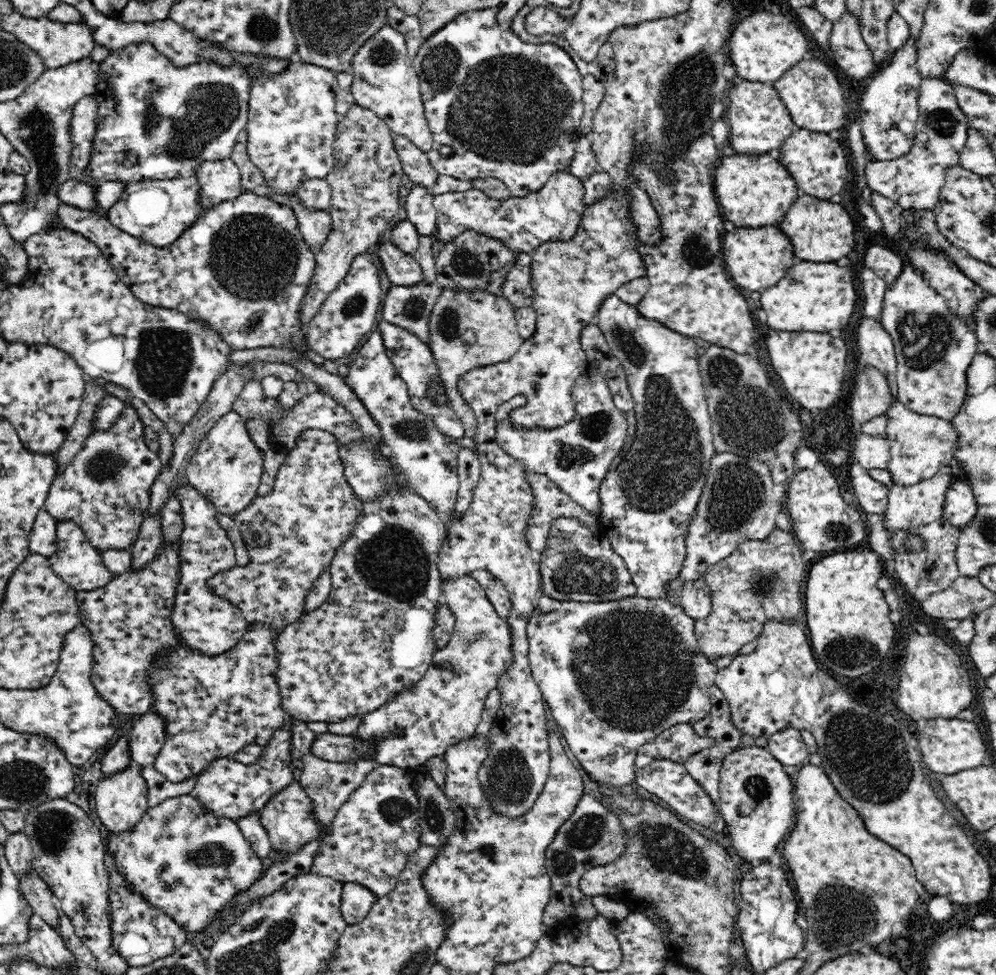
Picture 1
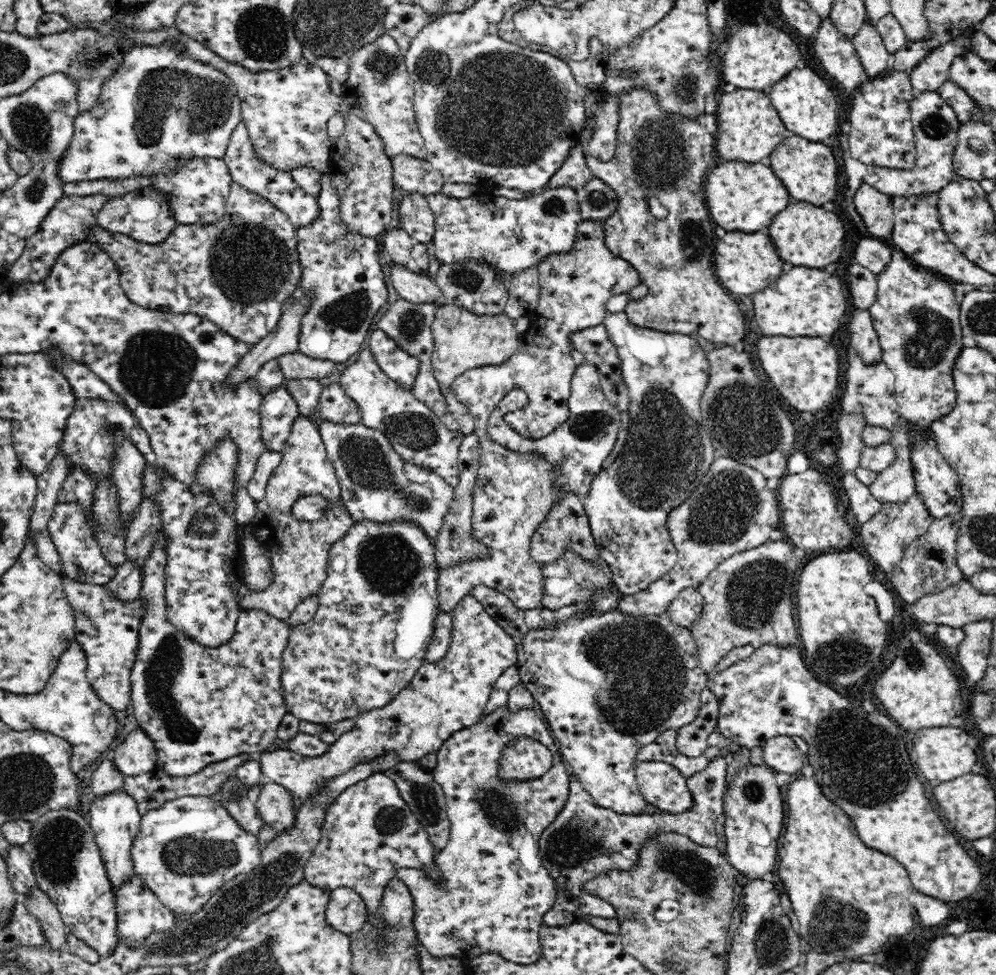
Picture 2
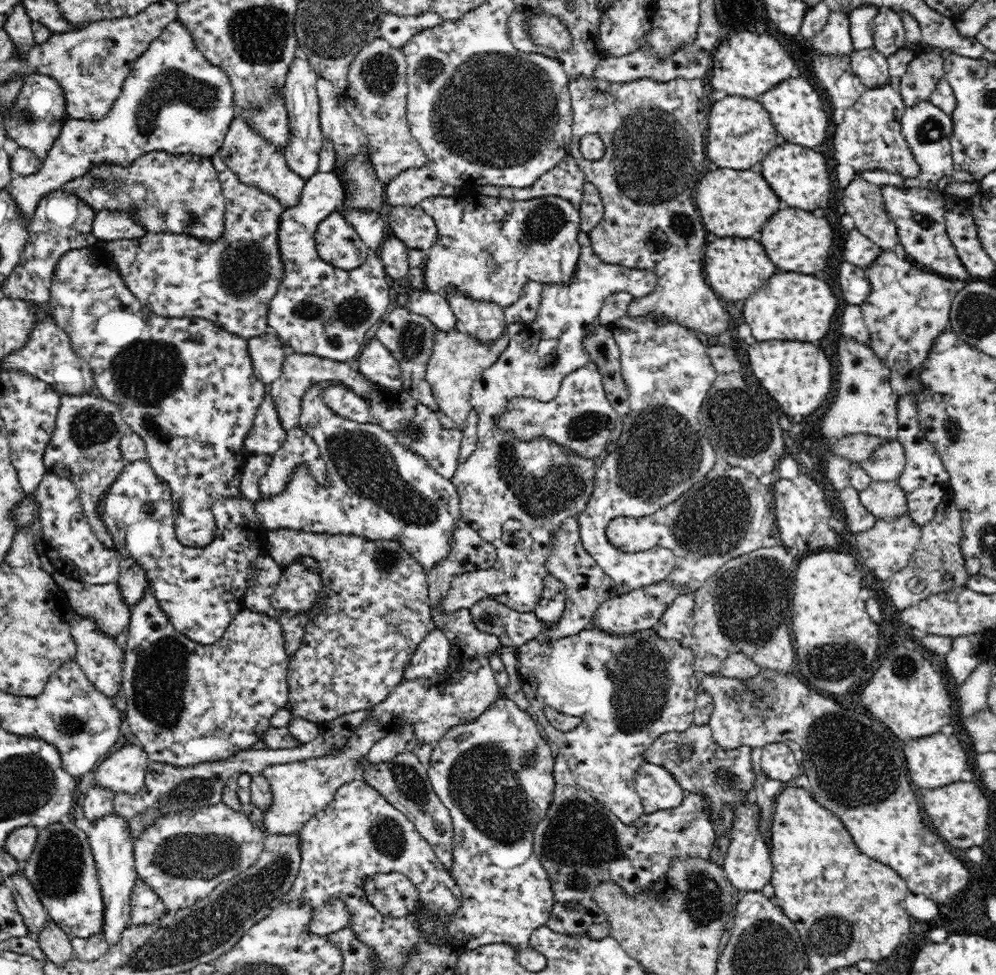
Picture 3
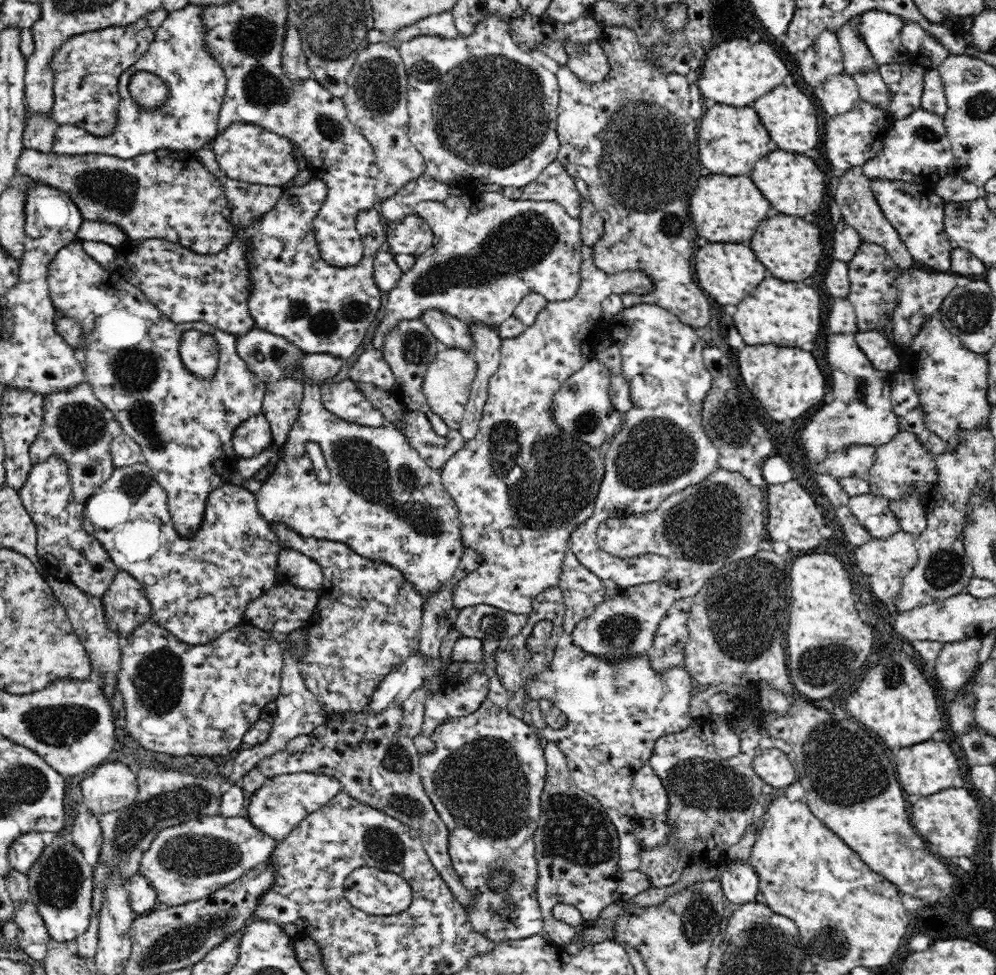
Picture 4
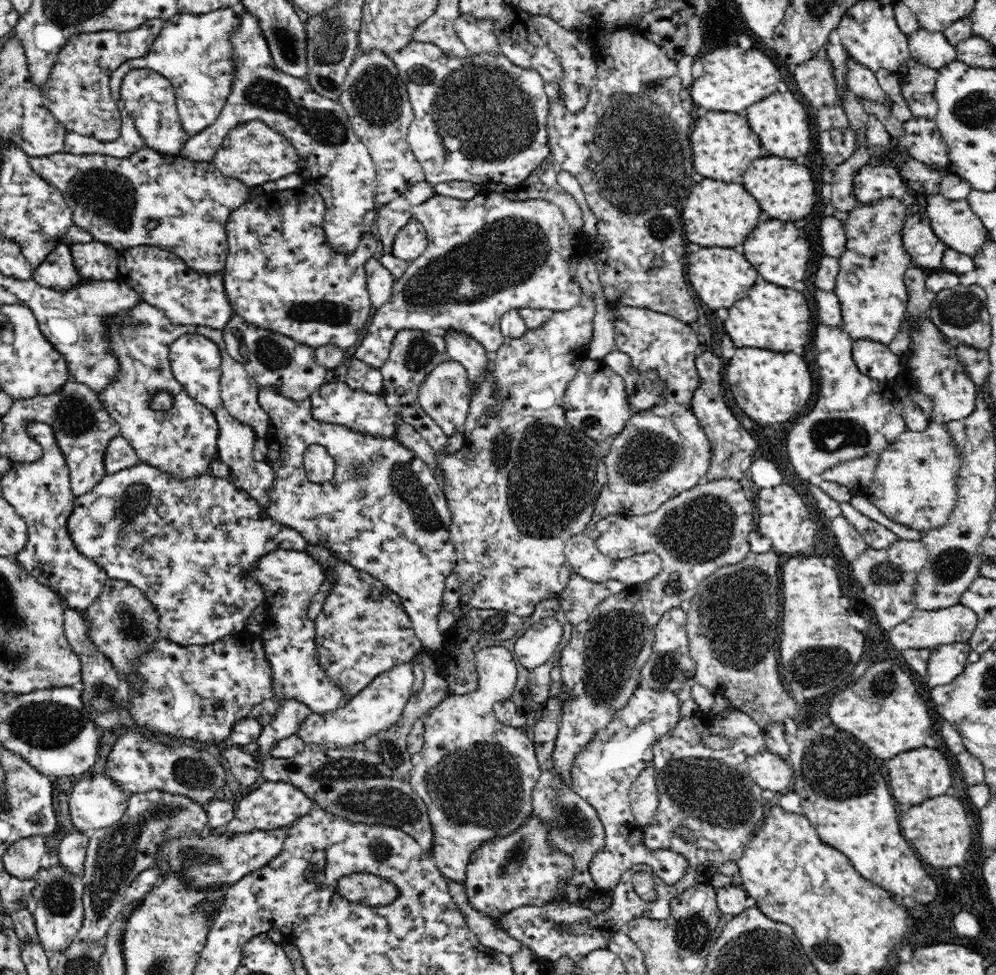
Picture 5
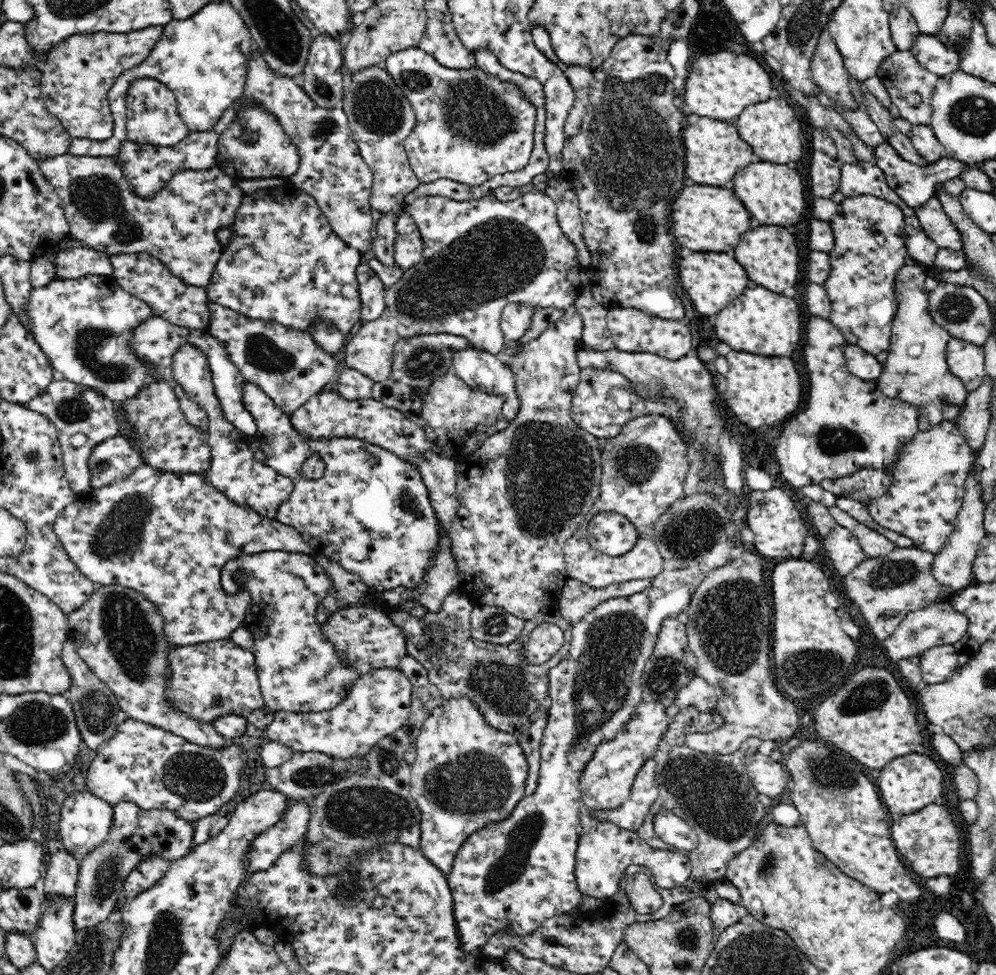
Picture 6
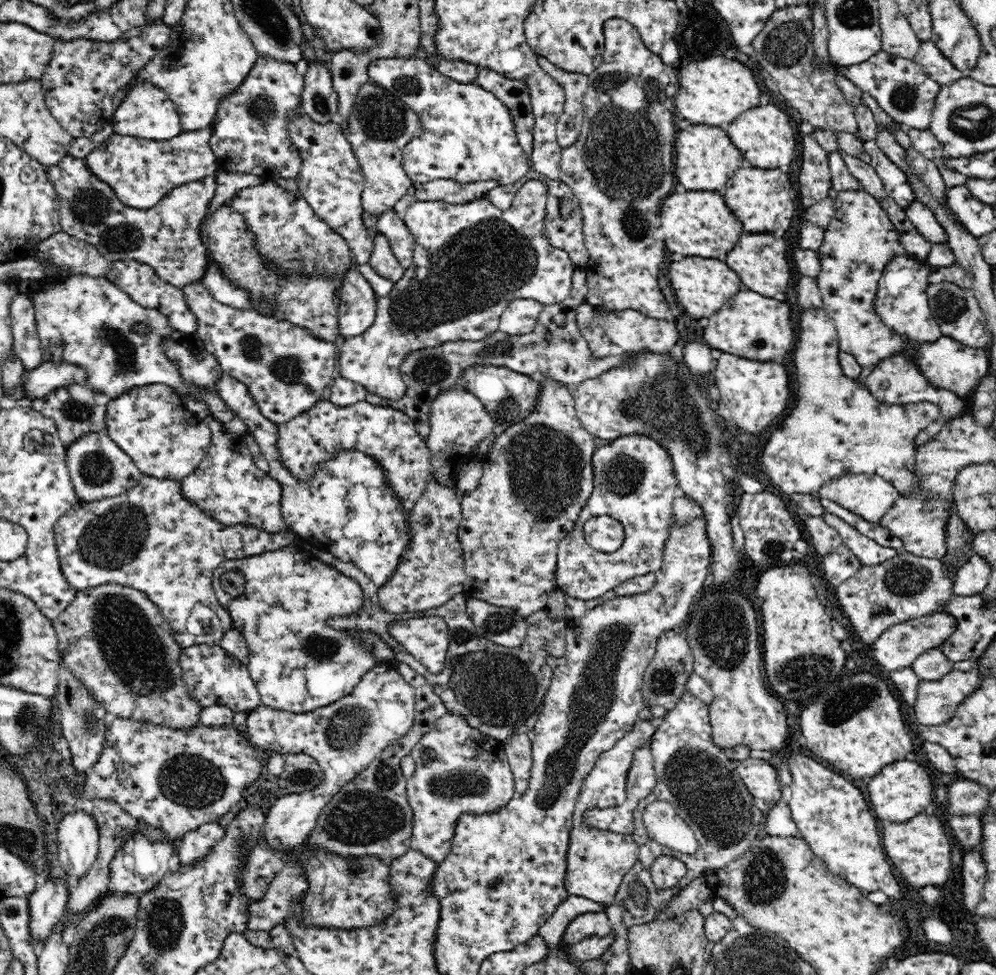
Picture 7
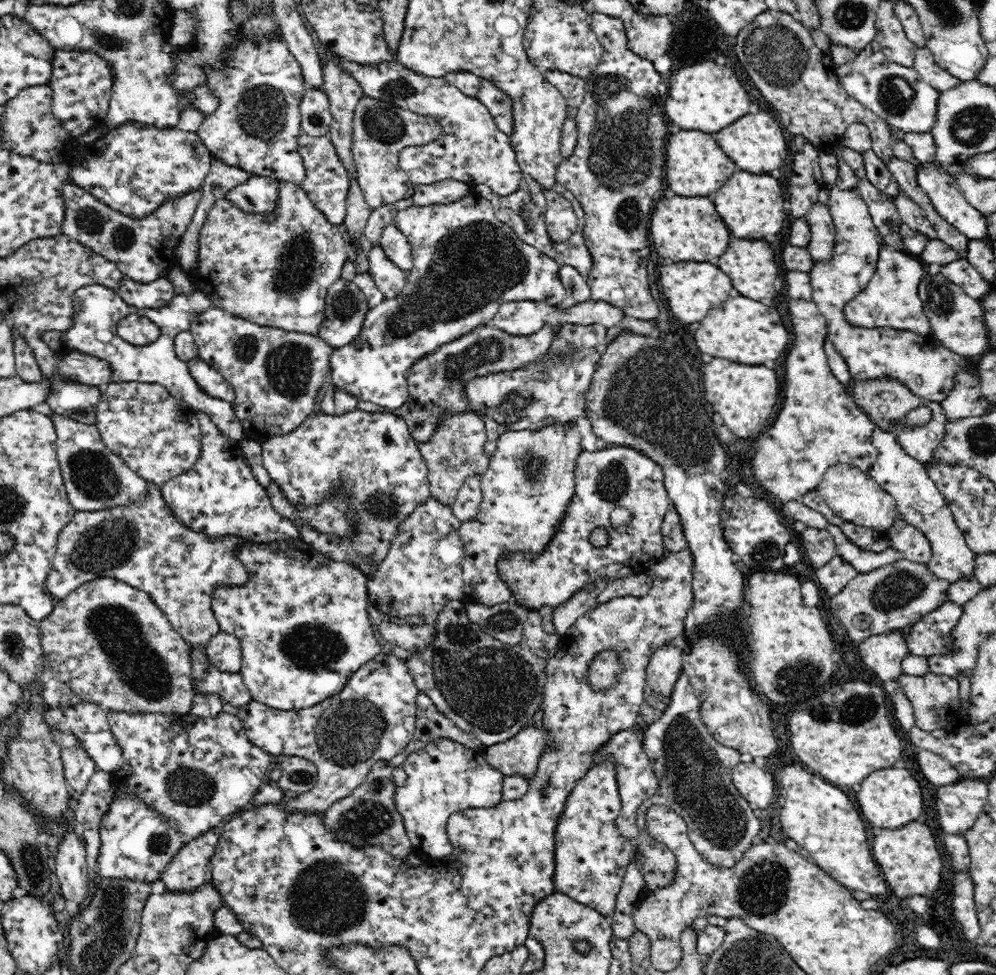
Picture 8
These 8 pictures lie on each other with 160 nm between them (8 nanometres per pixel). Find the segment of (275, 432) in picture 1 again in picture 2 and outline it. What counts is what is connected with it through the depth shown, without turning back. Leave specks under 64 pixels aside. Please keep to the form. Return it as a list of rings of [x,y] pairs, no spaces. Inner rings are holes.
[[[332,383],[322,389],[317,408],[309,414],[313,422],[332,422],[344,425],[357,425],[362,420],[358,403],[349,398],[340,383]]]

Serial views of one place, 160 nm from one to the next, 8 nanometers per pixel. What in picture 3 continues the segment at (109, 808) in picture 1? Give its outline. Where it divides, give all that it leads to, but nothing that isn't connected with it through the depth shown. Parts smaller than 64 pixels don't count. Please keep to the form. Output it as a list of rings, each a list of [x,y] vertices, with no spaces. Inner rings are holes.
[[[110,812],[94,822],[86,822],[84,818],[80,818],[76,820],[76,824],[84,828],[88,842],[91,844],[91,853],[97,866],[103,893],[105,923],[102,937],[110,947],[116,944],[120,940],[120,934],[130,927],[130,896],[137,878],[133,855],[134,841],[131,840],[130,833],[127,831],[127,822],[115,812]]]

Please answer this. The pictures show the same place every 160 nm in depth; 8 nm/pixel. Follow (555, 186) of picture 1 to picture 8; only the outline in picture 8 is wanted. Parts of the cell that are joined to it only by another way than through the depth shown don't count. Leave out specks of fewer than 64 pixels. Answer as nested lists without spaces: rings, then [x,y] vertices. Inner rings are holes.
[[[474,193],[466,196],[466,198],[462,198],[456,202],[449,202],[448,204],[409,206],[395,214],[393,224],[400,229],[400,232],[404,233],[404,236],[408,237],[408,242],[412,245],[413,267],[407,273],[405,286],[401,289],[400,296],[384,298],[380,304],[374,306],[374,308],[369,308],[362,325],[361,333],[350,344],[335,348],[331,354],[333,386],[346,389],[350,394],[355,394],[359,402],[370,402],[387,409],[400,408],[409,398],[406,380],[409,368],[422,356],[434,352],[438,347],[442,347],[443,344],[458,340],[482,326],[488,326],[491,320],[494,319],[494,316],[498,314],[501,304],[510,301],[532,300],[555,306],[565,299],[567,290],[563,287],[562,280],[559,277],[559,272],[563,268],[563,265],[556,262],[555,258],[548,257],[548,254],[543,253],[535,245],[530,245],[522,240],[515,233],[515,229],[498,220],[493,211],[492,203],[479,194]]]

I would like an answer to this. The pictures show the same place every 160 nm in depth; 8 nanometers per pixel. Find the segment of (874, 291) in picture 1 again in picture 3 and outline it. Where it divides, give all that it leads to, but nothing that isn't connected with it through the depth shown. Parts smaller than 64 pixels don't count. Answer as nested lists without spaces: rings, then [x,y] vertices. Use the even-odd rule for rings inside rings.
[[[843,261],[838,272],[842,298],[848,305],[860,306],[870,294],[871,286],[865,269]]]

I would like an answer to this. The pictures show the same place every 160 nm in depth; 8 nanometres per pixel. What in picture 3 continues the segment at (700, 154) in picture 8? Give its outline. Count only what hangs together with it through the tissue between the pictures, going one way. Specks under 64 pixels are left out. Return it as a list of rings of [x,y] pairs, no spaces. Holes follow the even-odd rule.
[[[726,96],[713,102],[708,114],[707,159],[718,167],[750,169],[785,142],[776,131],[771,114],[757,98]]]

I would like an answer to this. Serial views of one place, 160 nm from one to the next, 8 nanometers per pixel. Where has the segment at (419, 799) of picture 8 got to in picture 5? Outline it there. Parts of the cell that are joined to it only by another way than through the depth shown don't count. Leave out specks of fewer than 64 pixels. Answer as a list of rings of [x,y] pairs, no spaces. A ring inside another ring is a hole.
[[[488,646],[481,648],[476,656],[478,686],[465,695],[451,694],[435,706],[424,722],[424,746],[411,756],[411,787],[425,802],[431,827],[434,829],[434,861],[444,878],[463,882],[467,879],[467,868],[472,854],[486,842],[506,838],[518,831],[530,820],[533,812],[532,791],[541,770],[532,740],[498,719],[494,703],[504,701],[515,691],[518,663],[507,648]]]

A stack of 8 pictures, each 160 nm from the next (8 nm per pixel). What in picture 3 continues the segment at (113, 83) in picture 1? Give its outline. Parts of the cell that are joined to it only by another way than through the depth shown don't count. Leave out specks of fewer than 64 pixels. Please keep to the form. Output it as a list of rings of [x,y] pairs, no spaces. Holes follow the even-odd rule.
[[[177,18],[162,35],[149,44],[146,52],[132,62],[132,69],[121,85],[120,96],[113,101],[105,116],[96,121],[68,119],[63,131],[60,132],[60,138],[56,139],[55,147],[48,152],[42,168],[30,176],[12,172],[15,179],[5,190],[10,197],[15,198],[22,213],[31,216],[44,196],[59,191],[70,180],[82,178],[90,172],[90,169],[98,166],[130,167],[142,156],[155,151],[212,158],[219,154],[232,120],[236,117],[234,89],[229,76],[221,68],[206,60],[189,34],[188,27]]]

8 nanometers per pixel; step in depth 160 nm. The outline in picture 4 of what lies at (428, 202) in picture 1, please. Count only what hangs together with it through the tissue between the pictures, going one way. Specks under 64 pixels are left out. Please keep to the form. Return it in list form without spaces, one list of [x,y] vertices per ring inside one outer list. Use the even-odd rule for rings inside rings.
[[[415,213],[385,226],[390,252],[418,257],[433,245],[434,233],[424,217]]]

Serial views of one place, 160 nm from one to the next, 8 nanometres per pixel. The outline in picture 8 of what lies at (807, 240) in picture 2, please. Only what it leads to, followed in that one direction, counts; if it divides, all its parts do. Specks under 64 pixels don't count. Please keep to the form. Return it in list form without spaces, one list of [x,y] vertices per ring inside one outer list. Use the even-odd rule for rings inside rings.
[[[731,235],[731,242],[727,251],[724,252],[724,256],[719,259],[718,266],[731,277],[737,294],[760,301],[773,300],[780,292],[778,276],[780,276],[781,269],[776,262],[776,254],[774,254],[772,246],[768,242],[764,242],[764,239],[746,240],[743,237]]]

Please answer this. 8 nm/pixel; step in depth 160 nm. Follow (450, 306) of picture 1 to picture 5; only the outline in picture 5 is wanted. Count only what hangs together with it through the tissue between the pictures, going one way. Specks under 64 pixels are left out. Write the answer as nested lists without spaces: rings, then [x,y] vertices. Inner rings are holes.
[[[448,360],[438,364],[420,386],[418,401],[424,412],[435,420],[446,436],[454,436],[464,432],[465,418],[469,411],[469,384],[467,369],[458,360]]]

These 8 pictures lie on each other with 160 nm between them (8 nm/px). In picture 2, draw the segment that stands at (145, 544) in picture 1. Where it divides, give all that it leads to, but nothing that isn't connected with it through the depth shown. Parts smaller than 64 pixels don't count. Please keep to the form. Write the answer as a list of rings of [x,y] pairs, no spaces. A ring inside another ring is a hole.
[[[128,558],[117,568],[117,573],[110,583],[103,585],[121,600],[134,600],[141,592],[143,579],[142,563]]]

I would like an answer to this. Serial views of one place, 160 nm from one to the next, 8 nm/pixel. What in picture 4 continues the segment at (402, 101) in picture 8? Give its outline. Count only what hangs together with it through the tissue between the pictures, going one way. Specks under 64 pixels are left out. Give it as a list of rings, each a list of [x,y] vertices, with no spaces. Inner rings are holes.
[[[496,15],[484,16],[473,33],[467,37],[457,33],[454,37],[417,36],[412,40],[398,44],[399,52],[403,57],[405,70],[407,71],[407,109],[409,112],[409,139],[412,145],[419,150],[426,162],[425,173],[434,180],[438,180],[450,187],[473,187],[484,184],[498,184],[515,188],[524,188],[538,178],[538,175],[550,164],[559,160],[561,148],[558,137],[558,101],[560,87],[554,72],[546,69],[540,62],[534,59],[530,50],[520,46],[512,37],[510,22],[501,21]]]

